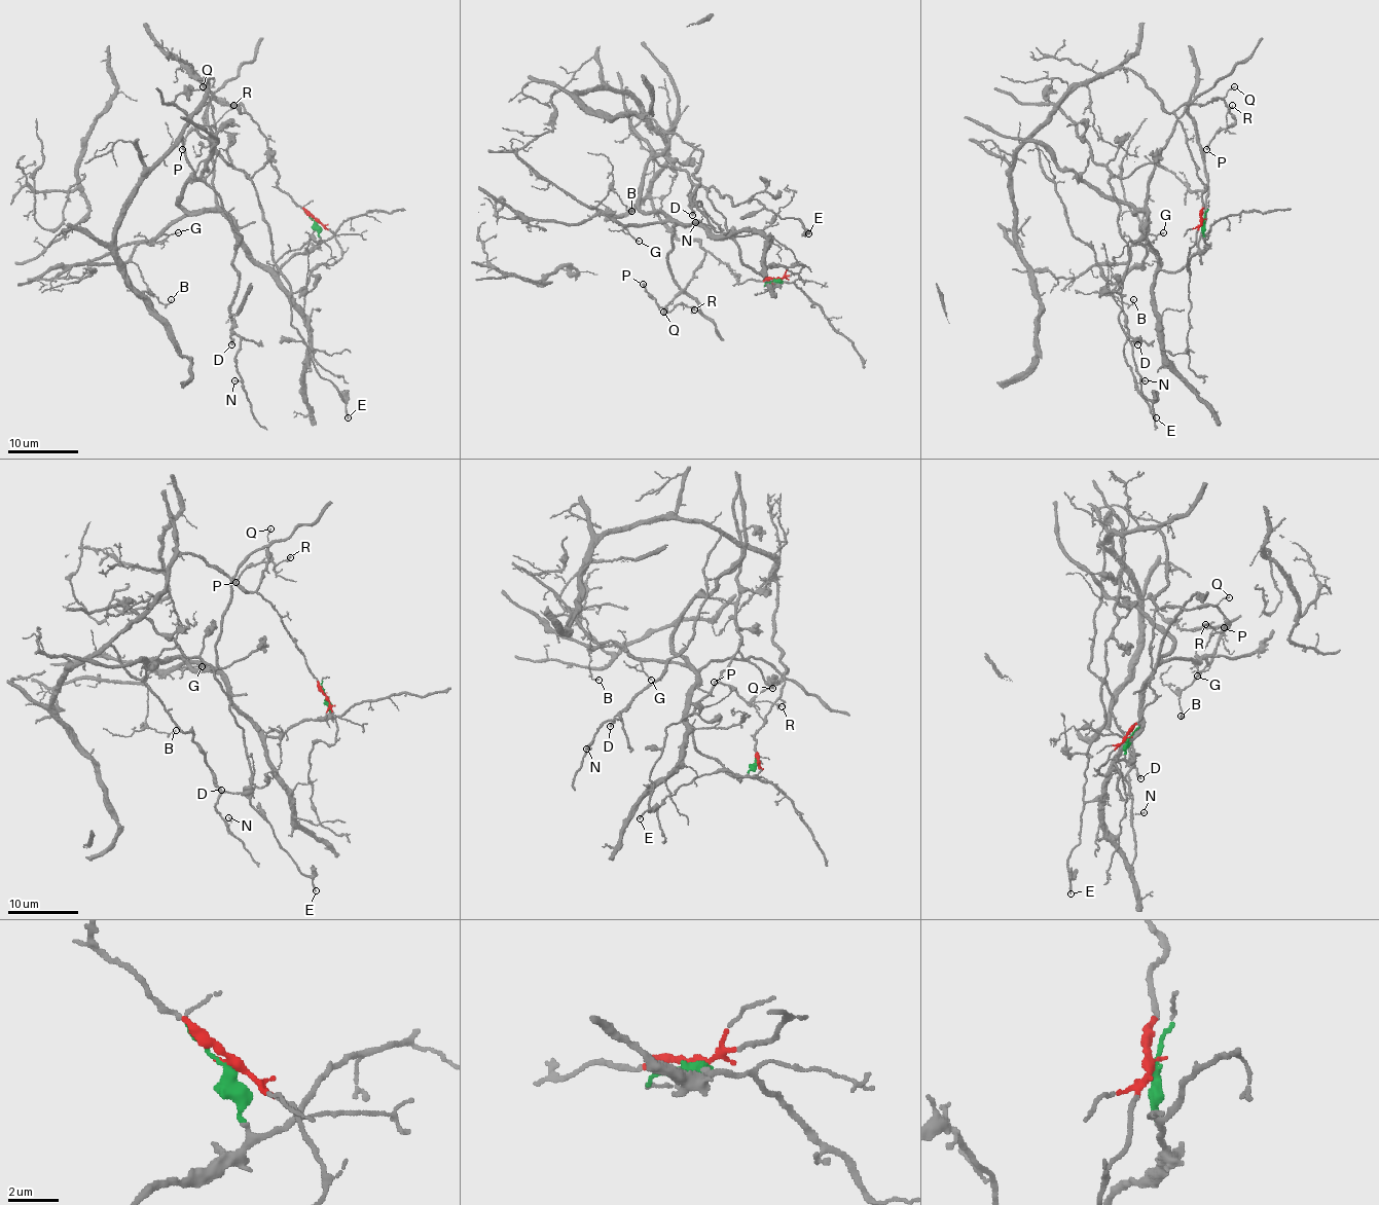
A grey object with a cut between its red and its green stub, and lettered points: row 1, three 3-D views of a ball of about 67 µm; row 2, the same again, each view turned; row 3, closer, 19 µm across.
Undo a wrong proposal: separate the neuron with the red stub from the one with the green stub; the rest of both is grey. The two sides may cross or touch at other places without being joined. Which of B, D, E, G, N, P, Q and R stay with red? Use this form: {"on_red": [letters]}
{"on_red": ["D", "N", "P", "Q", "R"]}

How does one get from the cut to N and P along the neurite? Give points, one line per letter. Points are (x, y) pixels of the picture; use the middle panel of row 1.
N: (775, 279), (738, 283), (653, 209), (663, 139), (641, 110), (702, 152), (695, 223)
P: (775, 279), (746, 279), (738, 283), (738, 276), (708, 251), (693, 279), (665, 311), (642, 284)

